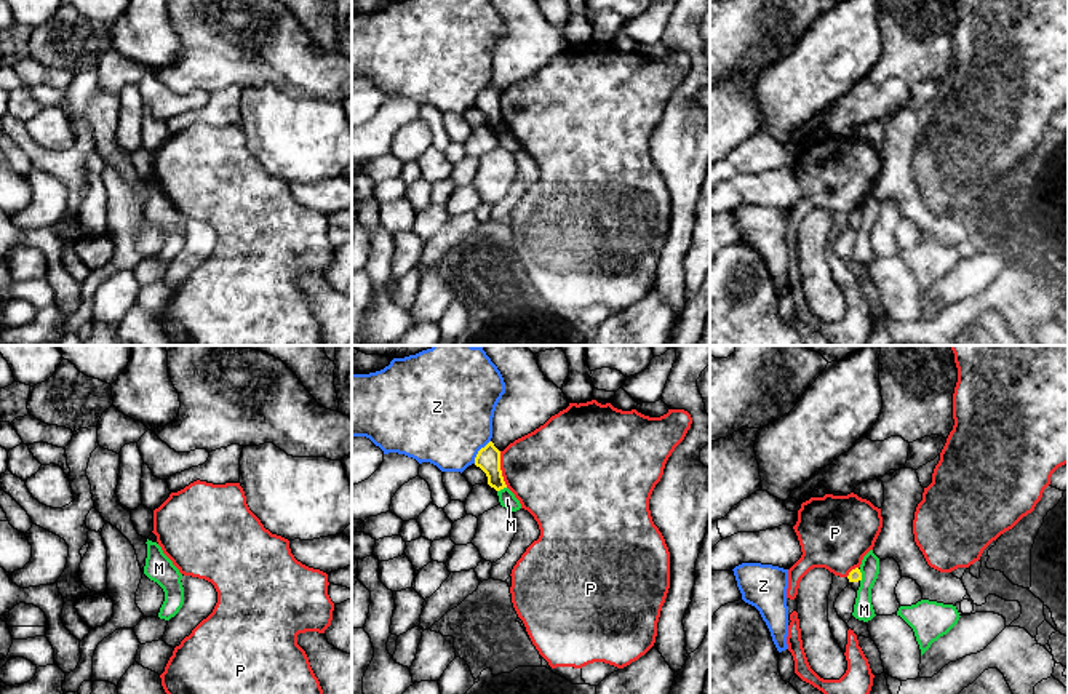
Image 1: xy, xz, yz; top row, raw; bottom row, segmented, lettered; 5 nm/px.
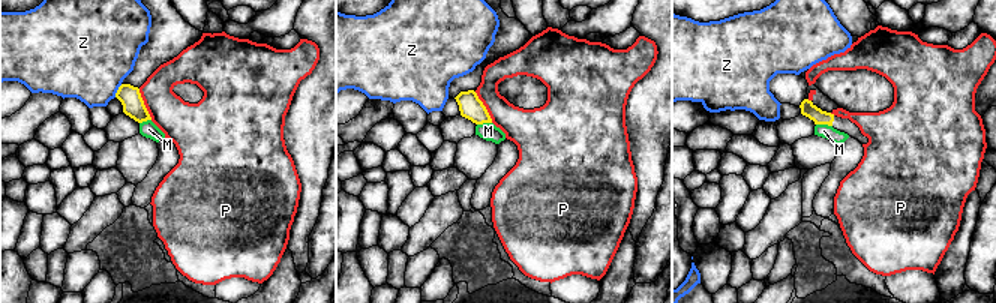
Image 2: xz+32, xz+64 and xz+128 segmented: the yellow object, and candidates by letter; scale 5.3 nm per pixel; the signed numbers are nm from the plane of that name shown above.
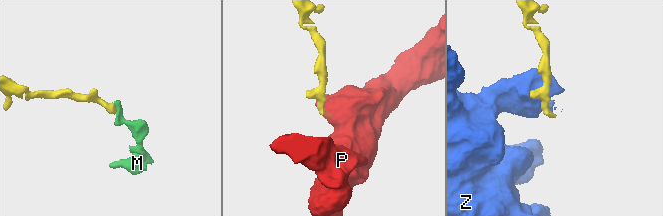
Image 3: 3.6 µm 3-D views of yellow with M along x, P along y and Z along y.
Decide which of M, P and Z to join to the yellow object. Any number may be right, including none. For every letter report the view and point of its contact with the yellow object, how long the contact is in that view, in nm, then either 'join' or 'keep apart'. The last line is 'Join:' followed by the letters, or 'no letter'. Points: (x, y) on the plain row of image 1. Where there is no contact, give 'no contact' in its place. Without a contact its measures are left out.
M: yz (860, 218) | 60 nm | keep apart
P: xz (499, 111) | 190 nm | keep apart
Z: xz (478, 93) | 150 nm | keep apart
Join: no letter

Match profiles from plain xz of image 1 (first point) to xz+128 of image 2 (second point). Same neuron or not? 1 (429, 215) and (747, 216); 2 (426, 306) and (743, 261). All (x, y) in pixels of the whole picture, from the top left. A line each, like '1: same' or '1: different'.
1: same
2: different

